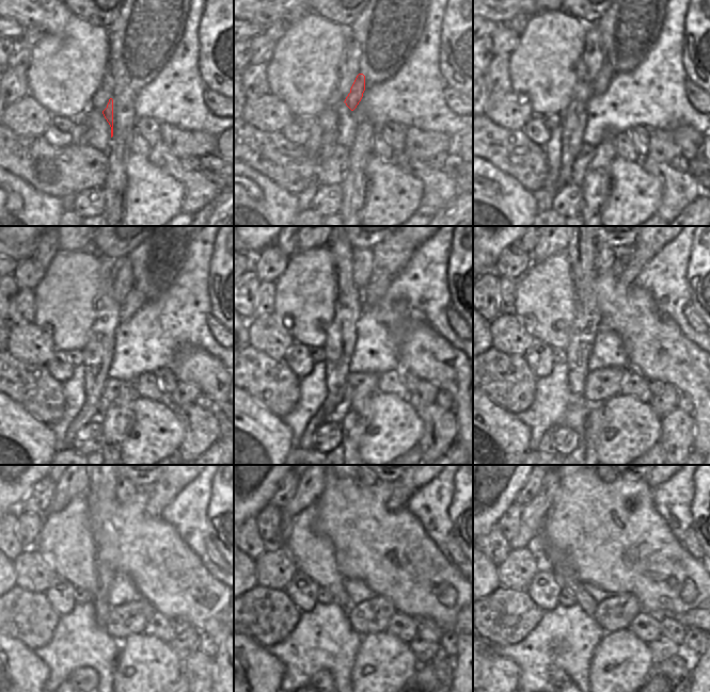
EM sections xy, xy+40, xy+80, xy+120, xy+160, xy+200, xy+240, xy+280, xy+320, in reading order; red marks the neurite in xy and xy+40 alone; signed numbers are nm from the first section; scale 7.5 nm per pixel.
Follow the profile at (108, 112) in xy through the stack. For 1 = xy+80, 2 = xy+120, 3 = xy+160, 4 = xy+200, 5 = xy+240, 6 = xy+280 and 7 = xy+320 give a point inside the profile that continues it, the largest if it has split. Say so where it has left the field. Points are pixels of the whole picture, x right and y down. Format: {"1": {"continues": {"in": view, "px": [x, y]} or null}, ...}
{"1": {"continues": {"in": "xy+80", "px": [605, 71]}}, "2": {"continues": {"in": "xy+120", "px": [133, 300]}}, "3": {"continues": {"in": "xy+160", "px": [378, 285]}}, "4": {"continues": {"in": "xy+200", "px": [645, 247]}}, "5": {"continues": {"in": "xy+240", "px": [167, 486]}}, "6": {"continues": {"in": "xy+280", "px": [406, 486]}}, "7": {"continues": {"in": "xy+320", "px": [652, 486]}}}

